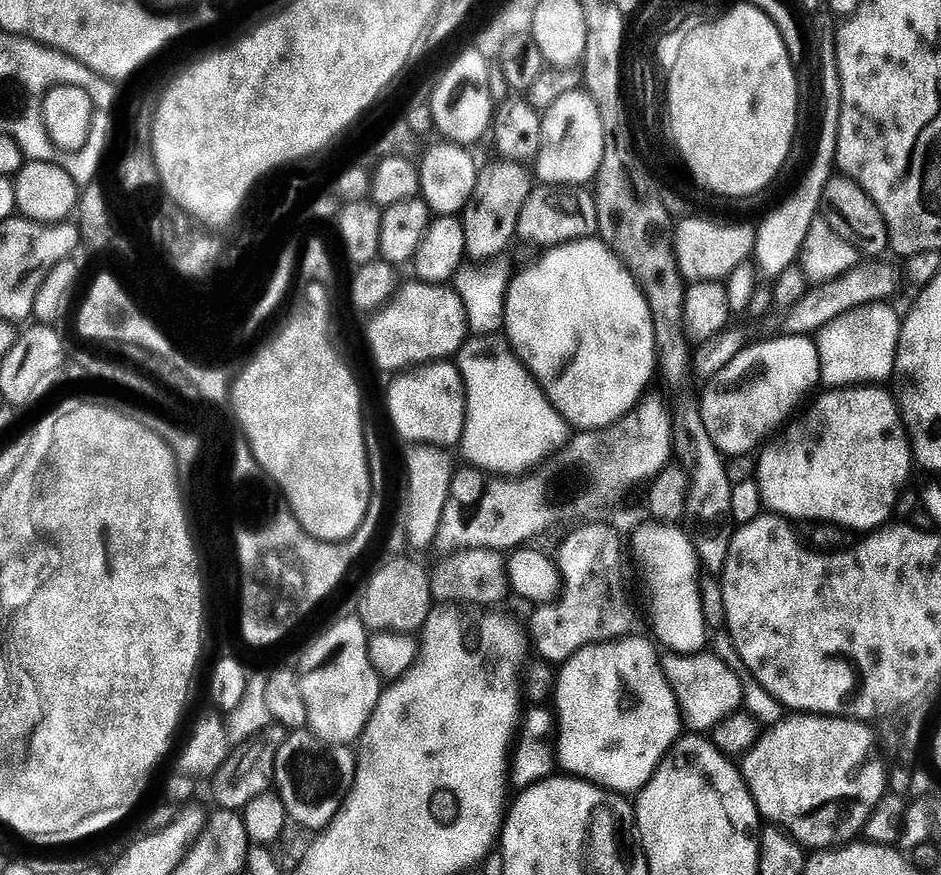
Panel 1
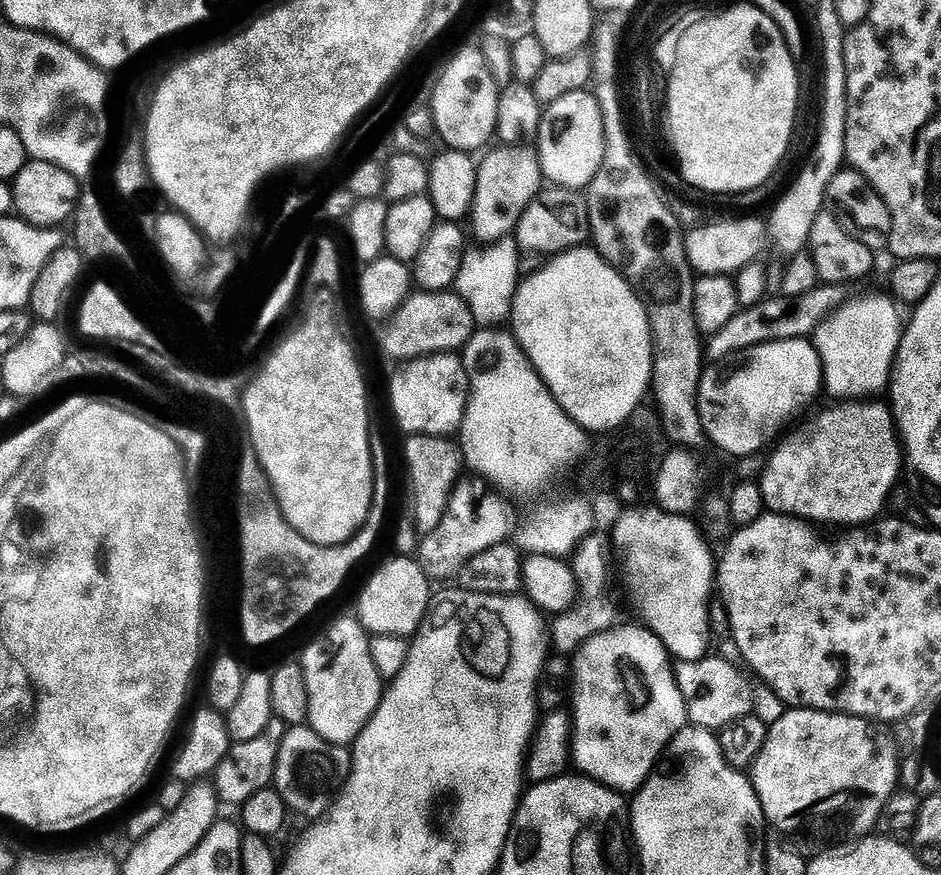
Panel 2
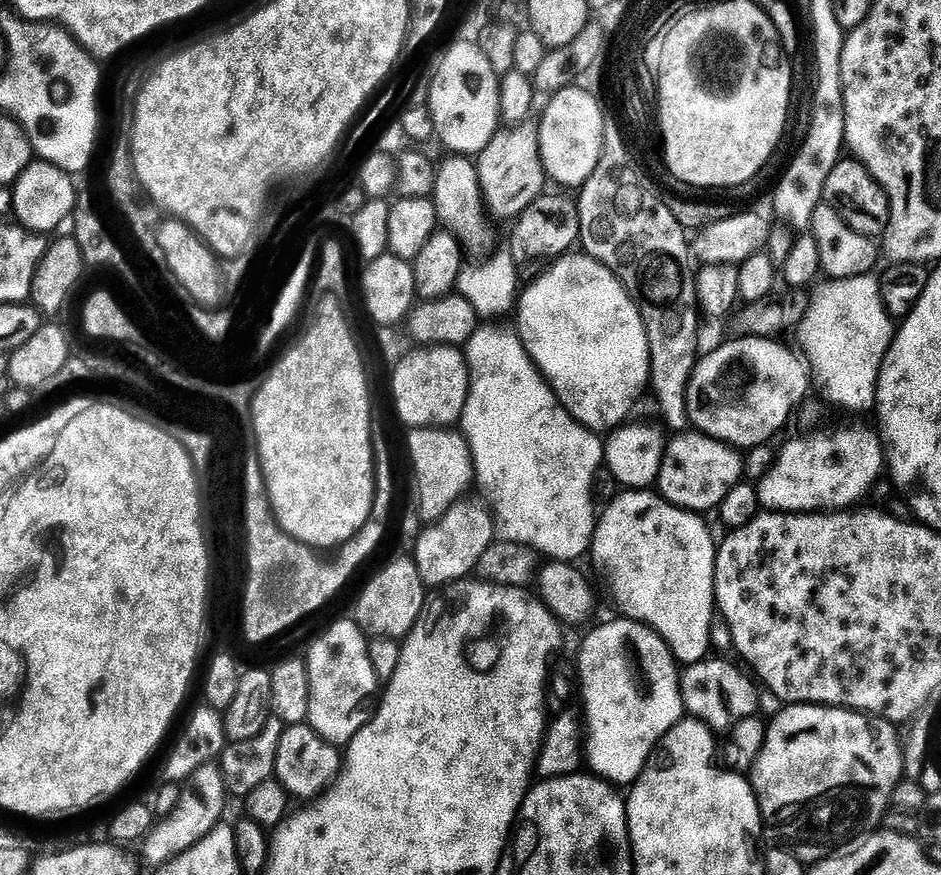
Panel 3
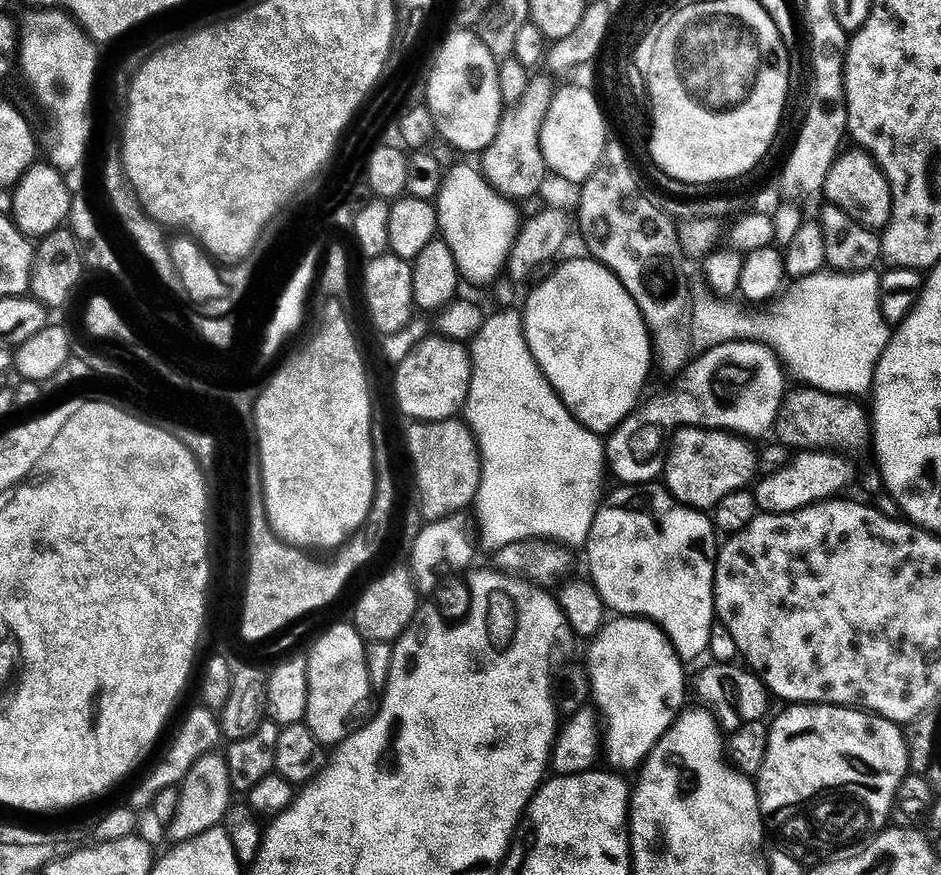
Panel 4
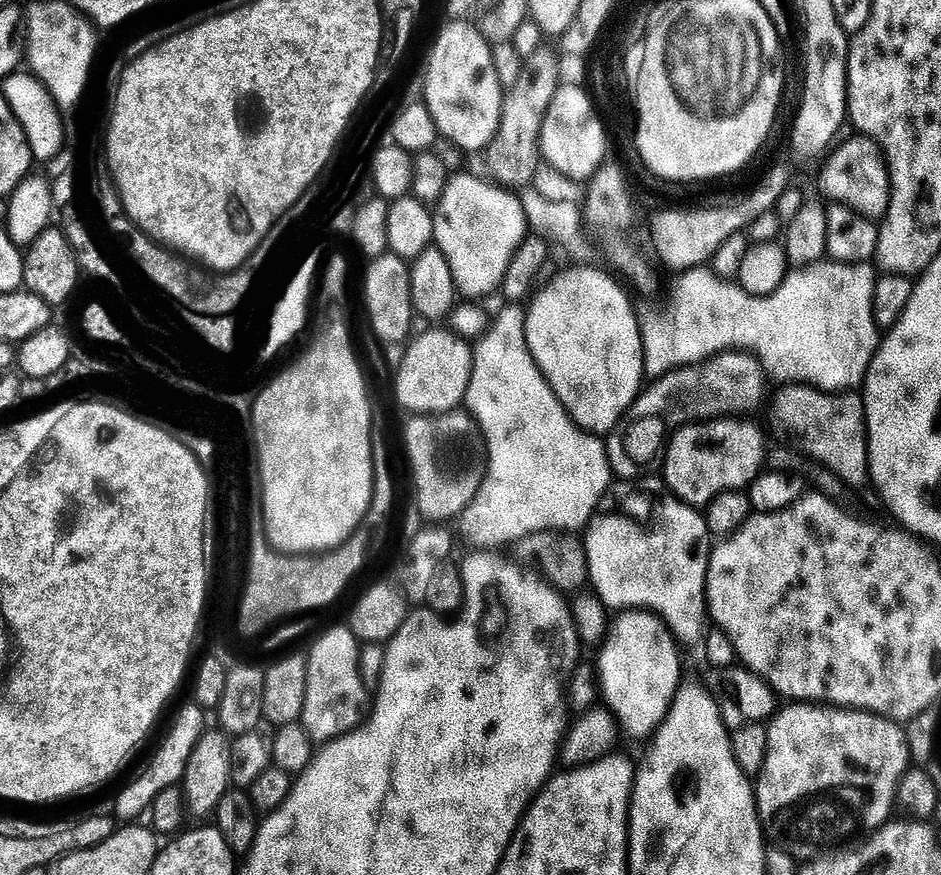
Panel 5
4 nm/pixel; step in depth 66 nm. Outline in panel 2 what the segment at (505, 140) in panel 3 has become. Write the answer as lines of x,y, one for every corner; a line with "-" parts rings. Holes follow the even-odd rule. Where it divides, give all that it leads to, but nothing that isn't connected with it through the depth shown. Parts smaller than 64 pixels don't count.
510,146
497,147
484,161
482,159
479,161
476,169
476,197
472,199
472,211
470,213
472,232
481,240
477,241
484,246
496,244
500,239
511,237
515,233
526,206
530,206
530,202
542,190
540,161
535,153
526,154
522,152
524,150

